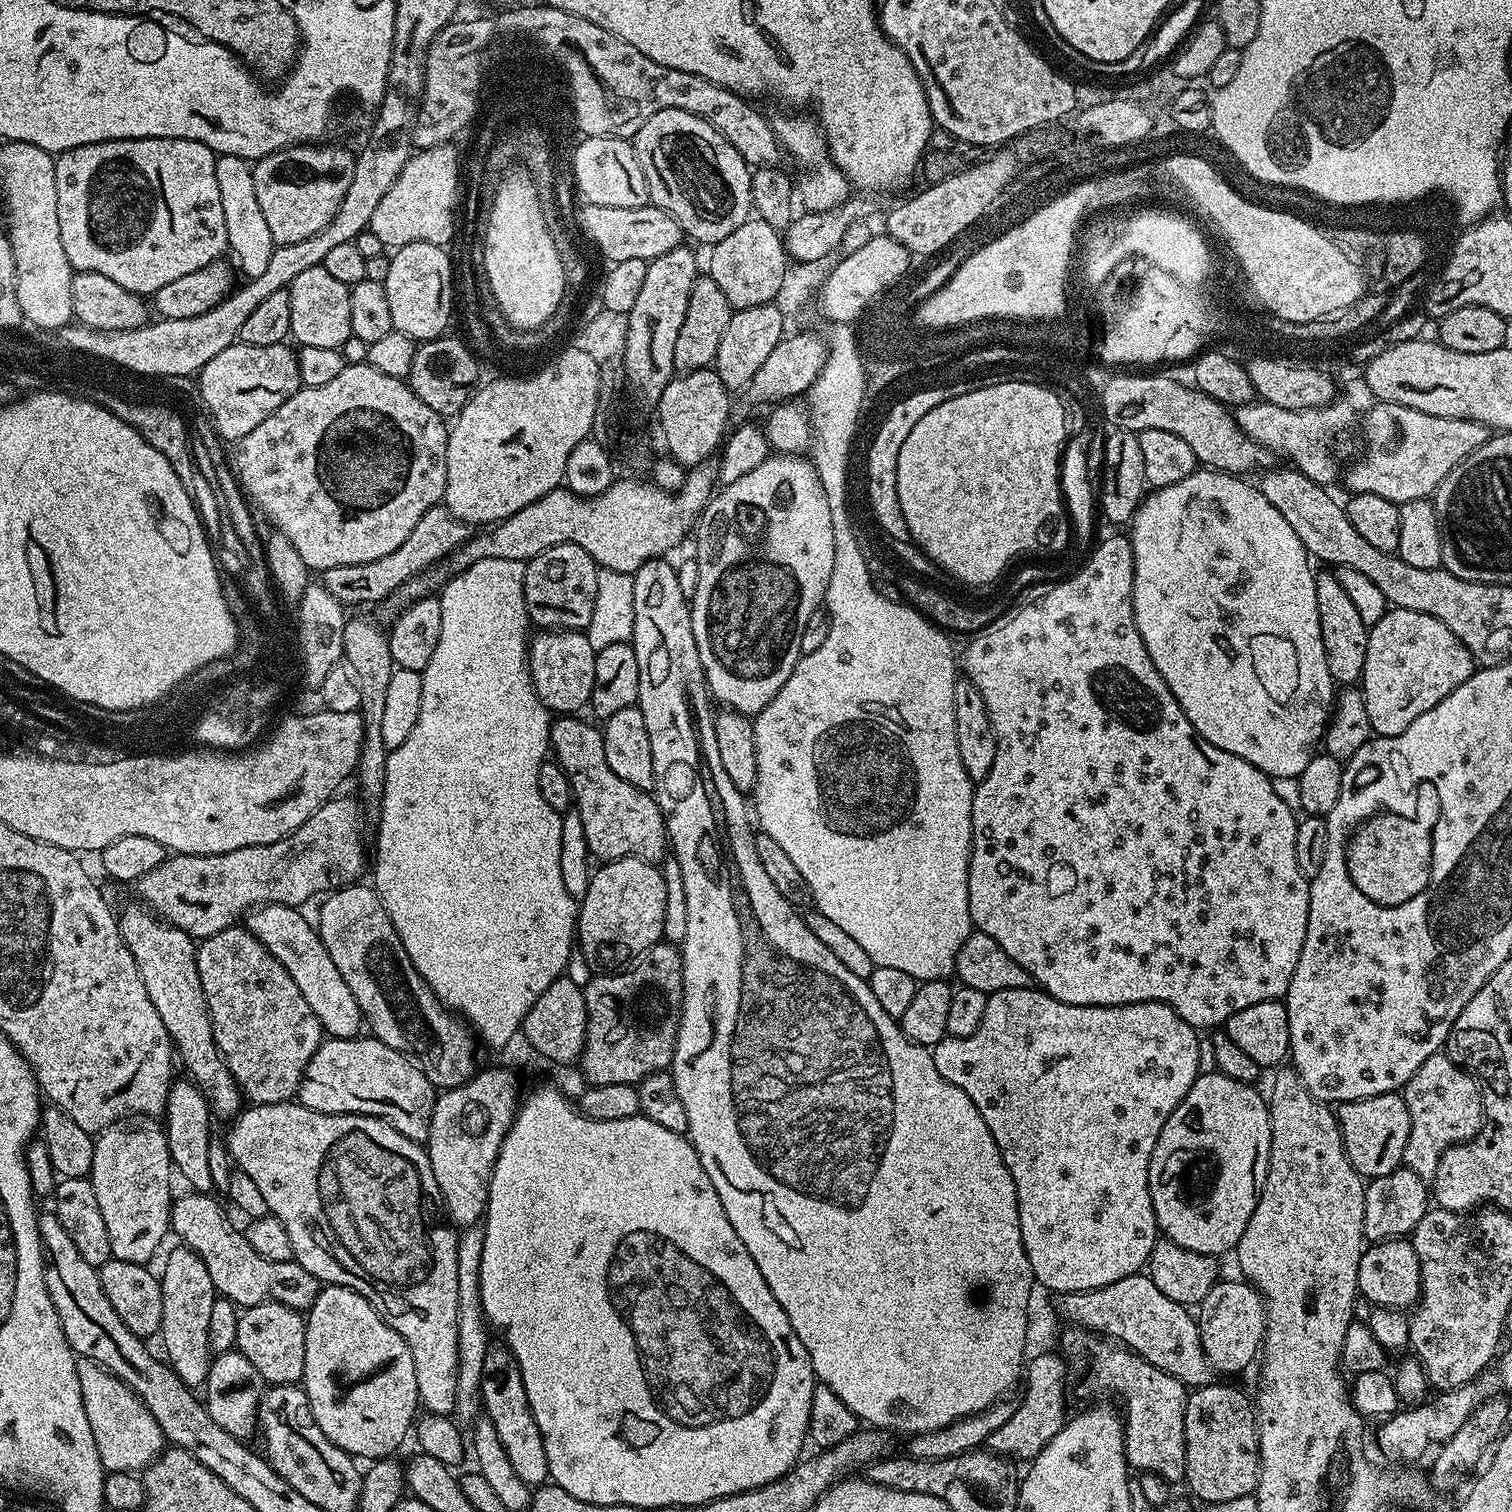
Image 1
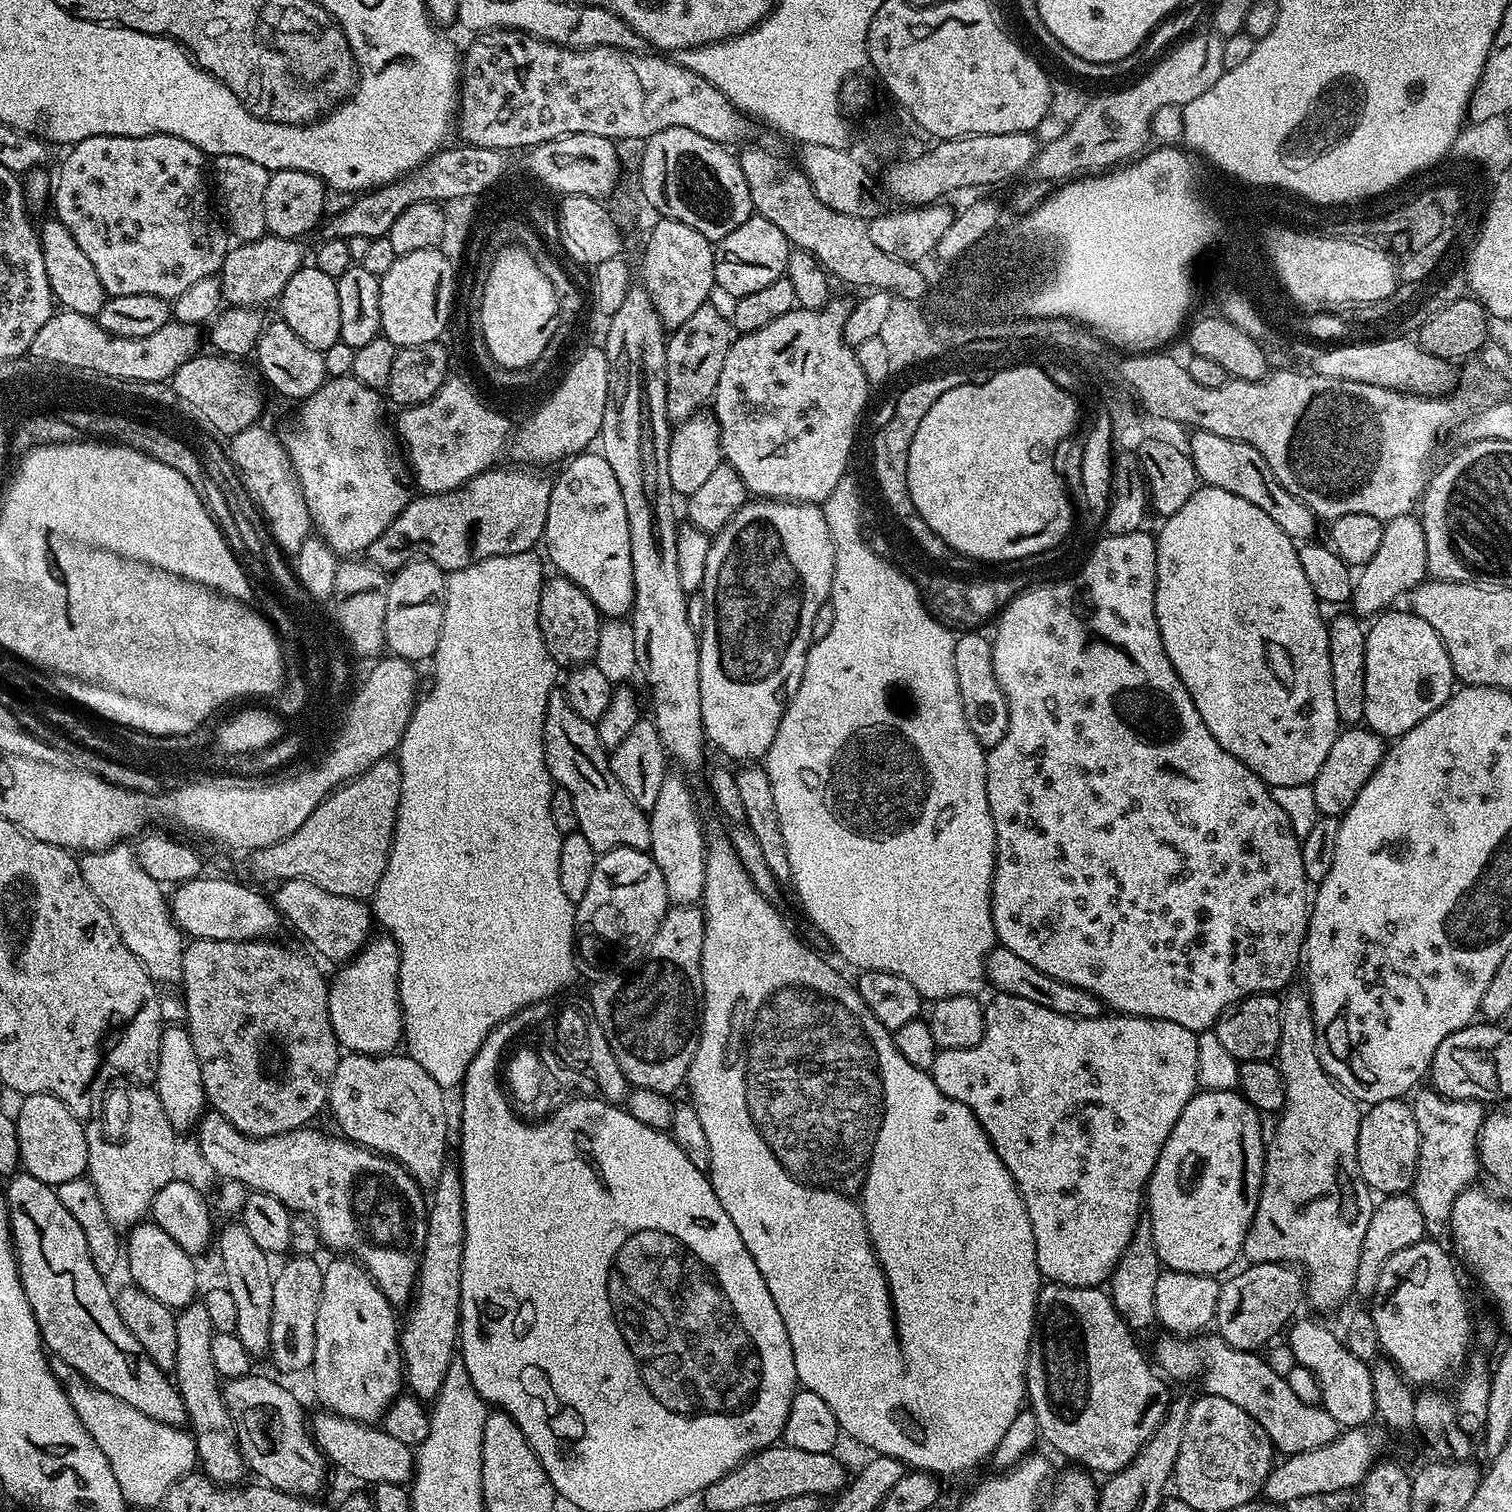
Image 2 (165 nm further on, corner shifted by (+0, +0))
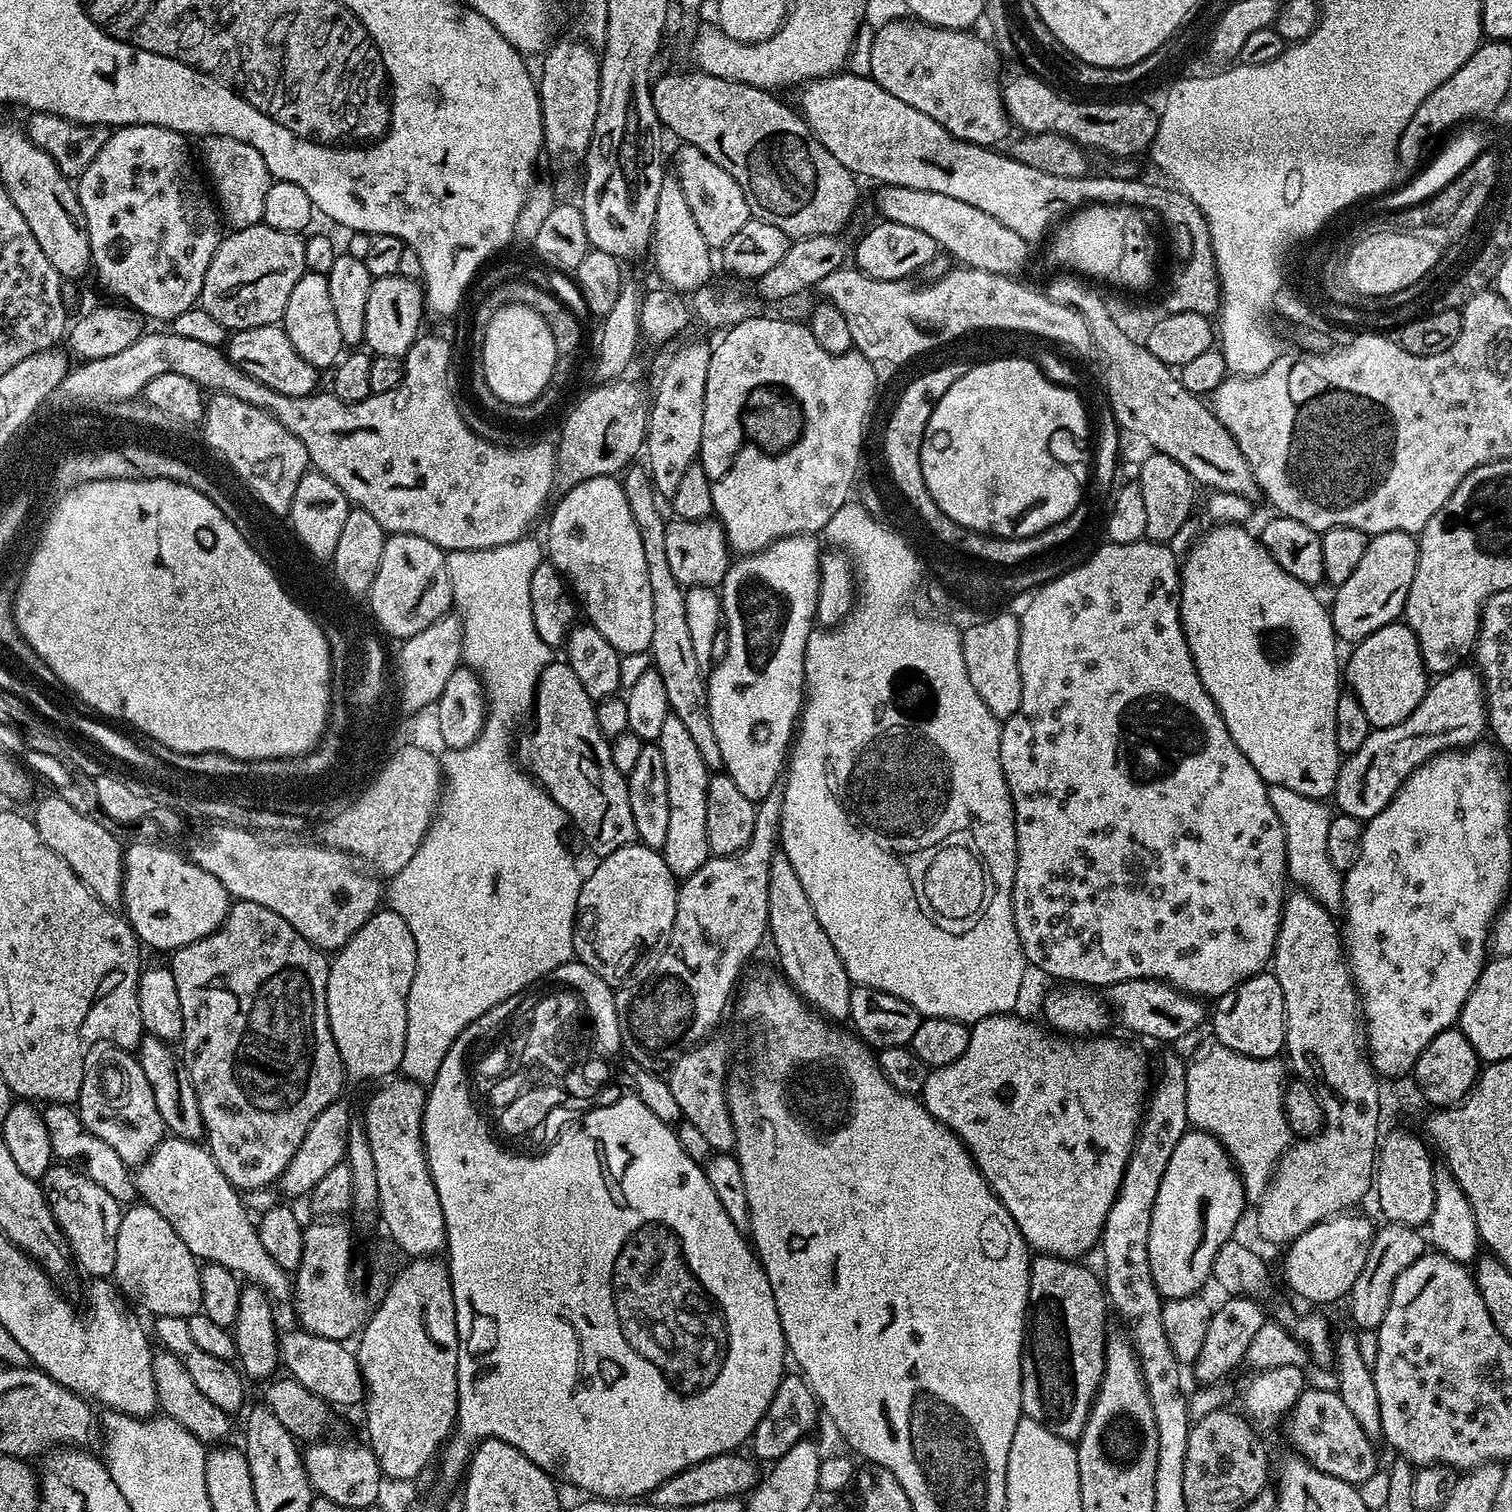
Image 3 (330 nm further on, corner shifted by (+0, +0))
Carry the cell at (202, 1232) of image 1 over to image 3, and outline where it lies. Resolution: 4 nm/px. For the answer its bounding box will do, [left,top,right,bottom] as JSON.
[42,1104,138,1206]

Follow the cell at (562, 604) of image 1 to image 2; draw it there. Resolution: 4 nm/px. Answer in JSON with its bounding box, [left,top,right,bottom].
[538,575,602,666]

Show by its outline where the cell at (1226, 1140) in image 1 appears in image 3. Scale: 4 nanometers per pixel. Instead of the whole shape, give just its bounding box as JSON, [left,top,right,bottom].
[1150,1130,1246,1300]

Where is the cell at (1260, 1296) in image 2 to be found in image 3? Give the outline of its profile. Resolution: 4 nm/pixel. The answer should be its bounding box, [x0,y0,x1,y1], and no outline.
[1284,1214,1374,1296]

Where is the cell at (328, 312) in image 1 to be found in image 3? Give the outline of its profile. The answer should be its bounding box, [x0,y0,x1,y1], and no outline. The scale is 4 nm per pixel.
[282,271,345,370]

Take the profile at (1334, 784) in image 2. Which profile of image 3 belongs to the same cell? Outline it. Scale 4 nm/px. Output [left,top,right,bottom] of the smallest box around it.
[1334,666,1488,822]

